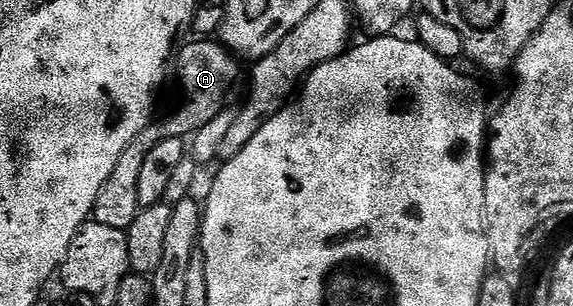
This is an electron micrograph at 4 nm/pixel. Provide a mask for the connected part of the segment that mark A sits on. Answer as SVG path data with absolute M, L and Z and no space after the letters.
M193 43L190 46L190 49L188 46L181 54L175 92L169 104L159 115L159 119L155 119L155 123L151 123L151 127L147 127L147 131L143 131L143 135L135 139L131 147L127 147L123 159L119 159L119 167L115 167L111 179L107 179L95 203L92 220L107 231L125 235L135 221L139 212L139 175L143 172L147 159L151 159L151 155L155 155L155 151L159 151L163 143L185 139L199 131L199 127L220 114L221 108L233 97L238 58L228 48L217 43Z

